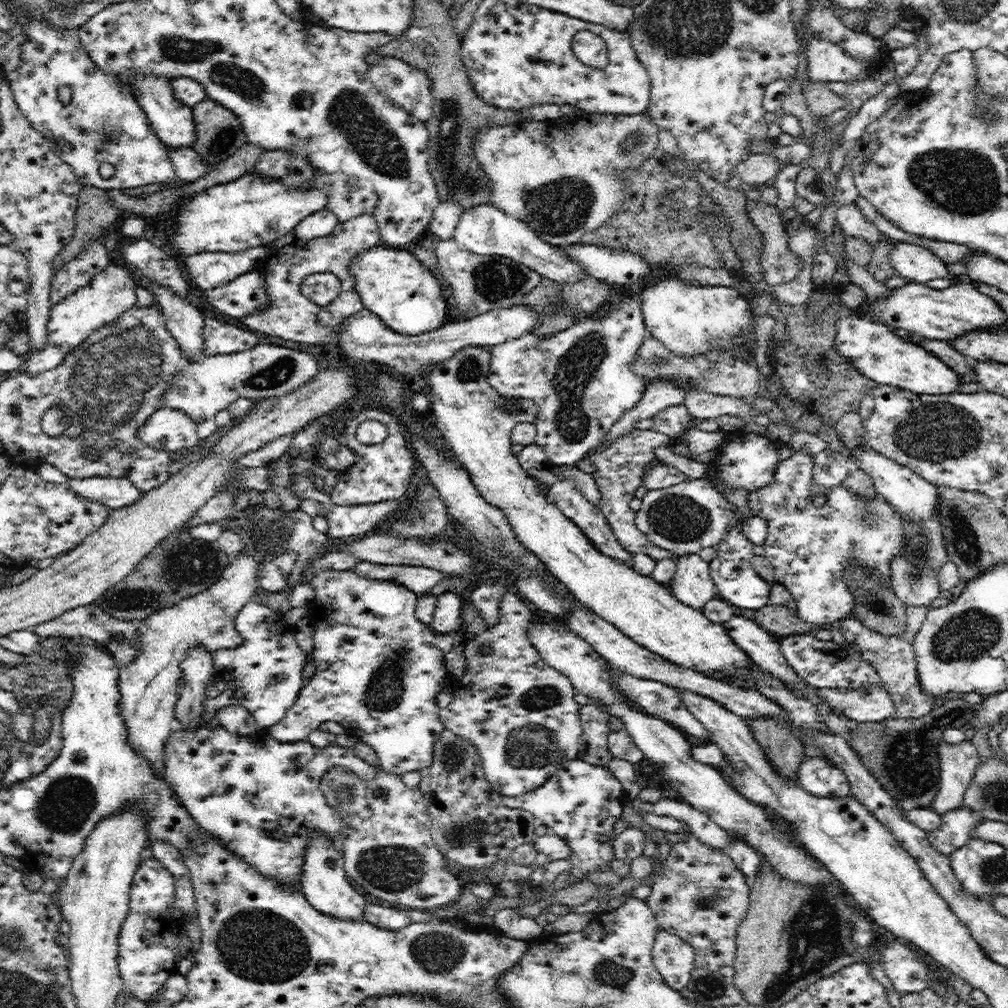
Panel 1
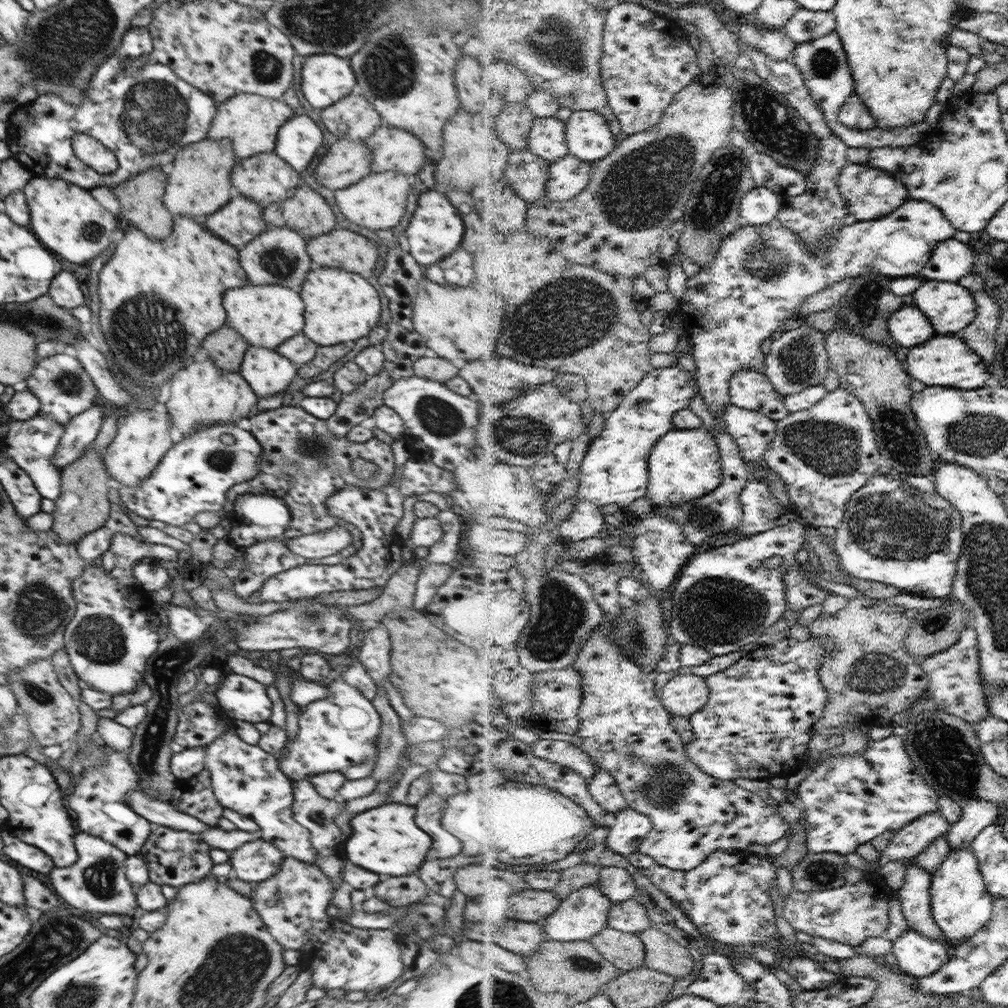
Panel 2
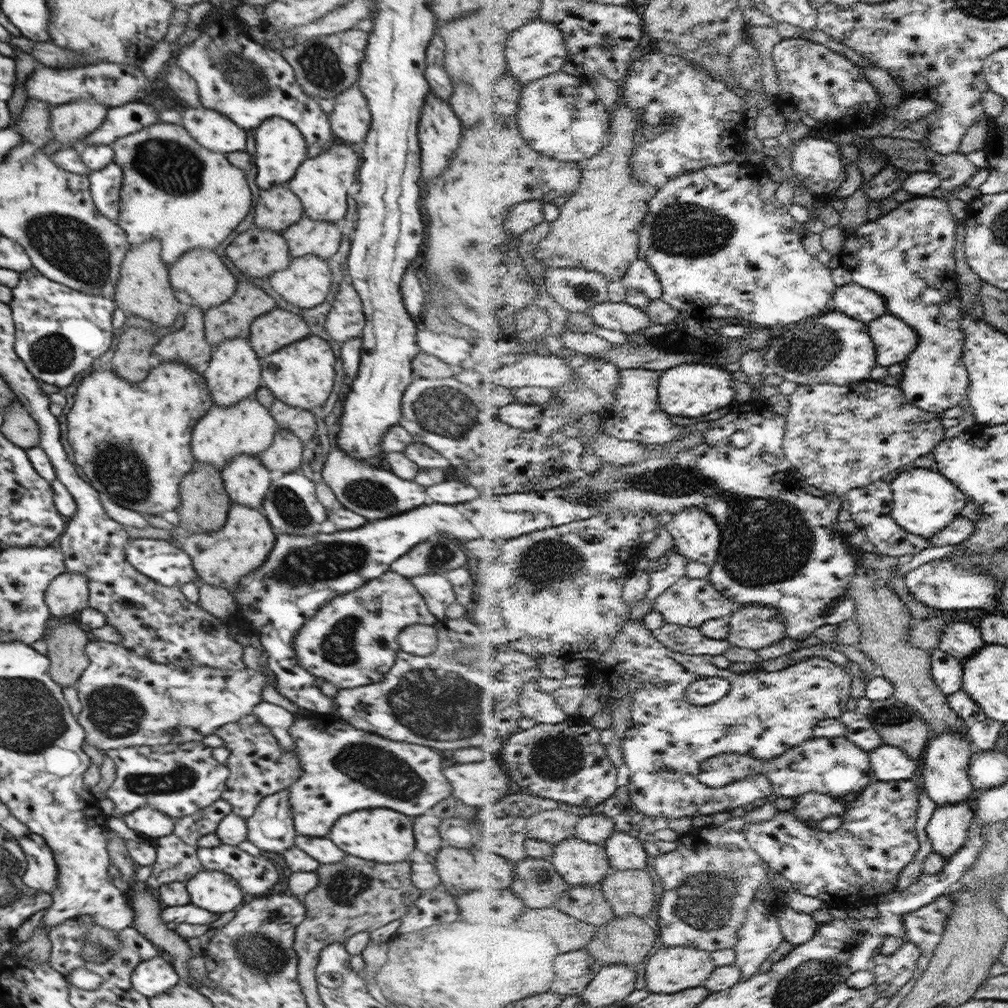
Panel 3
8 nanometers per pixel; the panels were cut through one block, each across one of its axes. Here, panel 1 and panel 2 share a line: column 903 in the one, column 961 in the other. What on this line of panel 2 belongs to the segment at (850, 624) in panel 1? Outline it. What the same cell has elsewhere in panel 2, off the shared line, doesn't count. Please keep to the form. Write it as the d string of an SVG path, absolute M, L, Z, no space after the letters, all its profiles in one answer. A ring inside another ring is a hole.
M971 621L960 636L960 640L948 649L926 656L920 660L921 665L926 669L930 678L928 695L934 700L935 708L946 711L960 718L966 719L969 723L978 724L982 717L989 713L985 690L982 684L979 668L979 648L977 632Z

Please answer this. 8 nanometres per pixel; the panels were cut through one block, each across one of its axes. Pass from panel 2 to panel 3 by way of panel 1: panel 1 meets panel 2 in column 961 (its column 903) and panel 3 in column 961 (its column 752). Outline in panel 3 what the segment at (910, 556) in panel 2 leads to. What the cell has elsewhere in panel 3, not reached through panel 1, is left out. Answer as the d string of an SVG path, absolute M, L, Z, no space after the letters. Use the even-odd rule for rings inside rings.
M915 468L900 473L892 483L895 492L894 518L908 532L919 534L927 541L960 517L964 507L970 504L969 496L938 471Z

